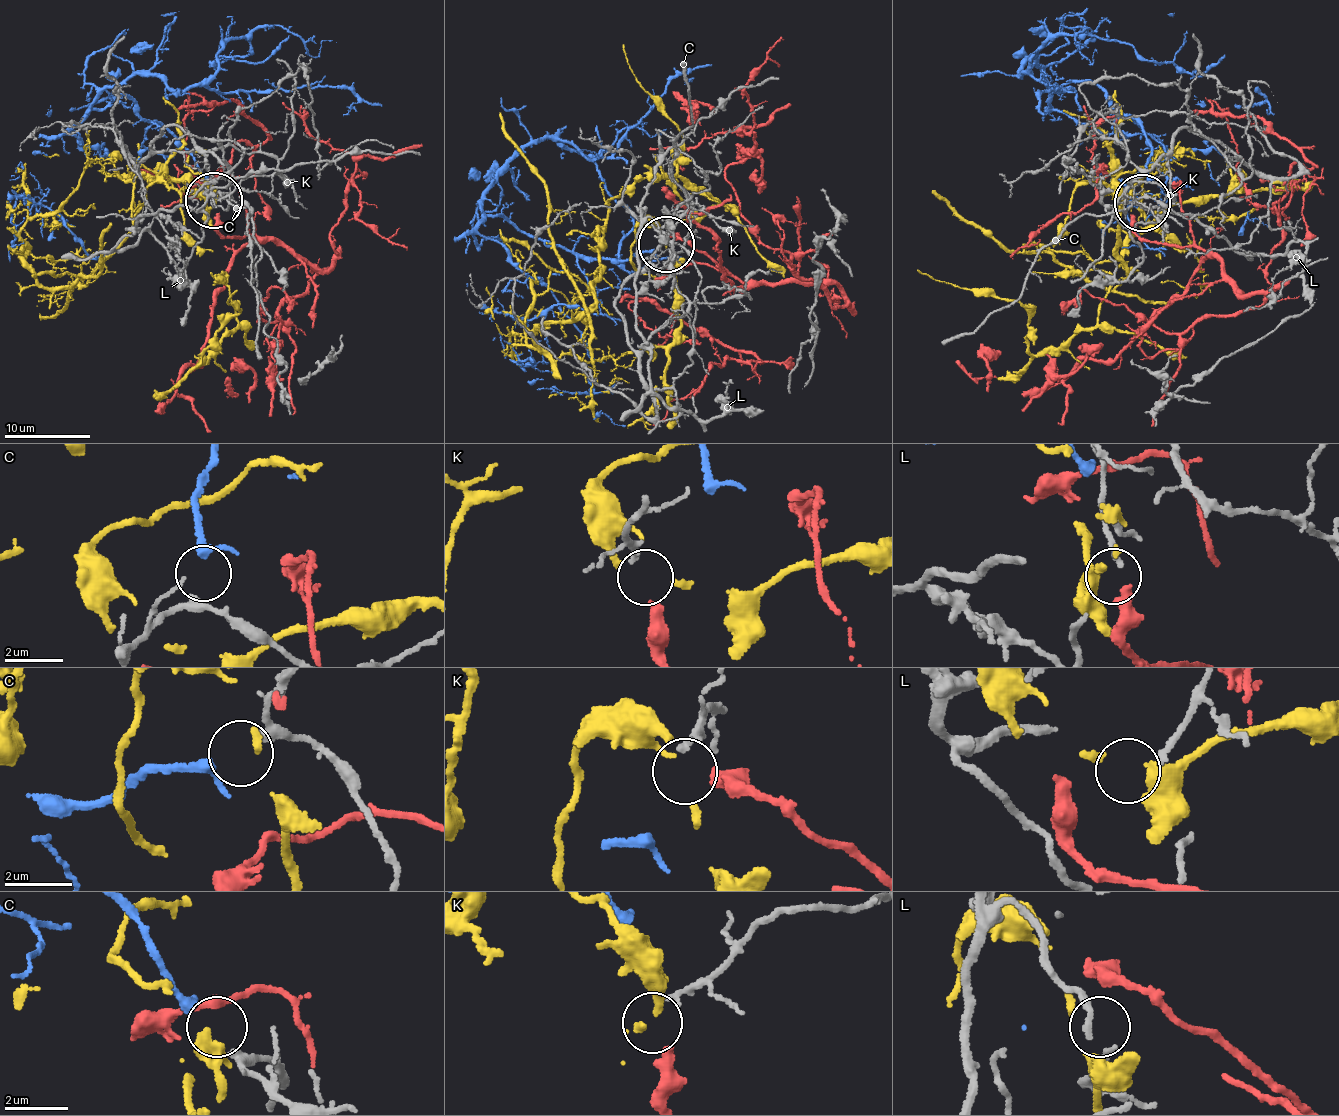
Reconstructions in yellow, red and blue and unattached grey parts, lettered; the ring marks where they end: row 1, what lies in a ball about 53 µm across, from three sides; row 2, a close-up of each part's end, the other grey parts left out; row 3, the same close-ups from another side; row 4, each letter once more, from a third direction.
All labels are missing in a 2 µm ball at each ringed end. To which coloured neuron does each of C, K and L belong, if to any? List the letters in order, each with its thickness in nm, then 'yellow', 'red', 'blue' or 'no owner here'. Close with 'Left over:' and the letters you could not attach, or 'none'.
C: calibre 280 nm; blue
K: calibre 180 nm; red
L: calibre 160 nm; no owner here
Left over: L

